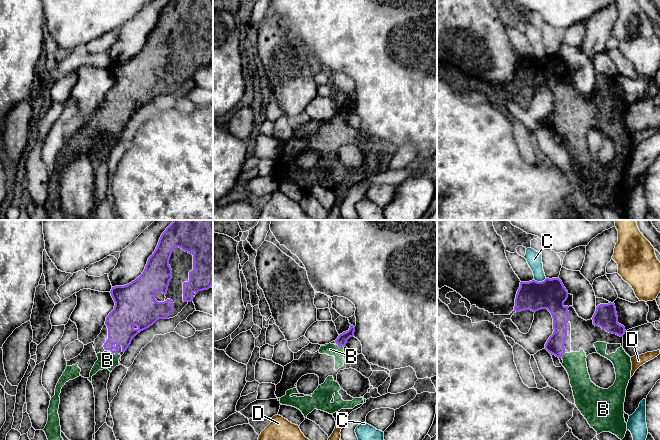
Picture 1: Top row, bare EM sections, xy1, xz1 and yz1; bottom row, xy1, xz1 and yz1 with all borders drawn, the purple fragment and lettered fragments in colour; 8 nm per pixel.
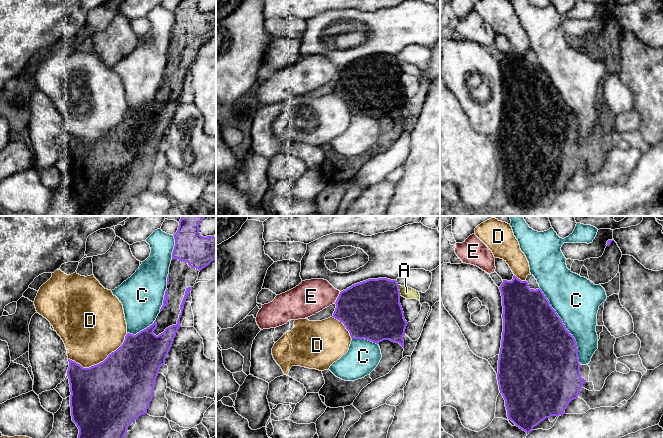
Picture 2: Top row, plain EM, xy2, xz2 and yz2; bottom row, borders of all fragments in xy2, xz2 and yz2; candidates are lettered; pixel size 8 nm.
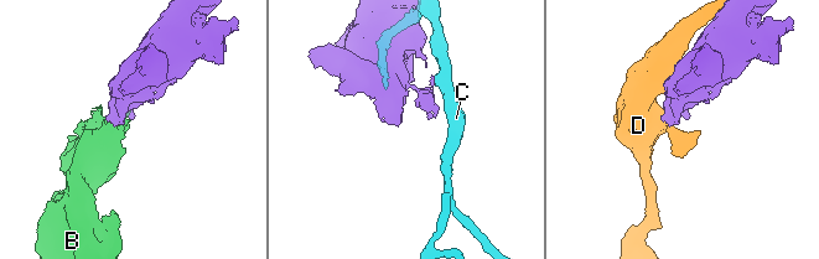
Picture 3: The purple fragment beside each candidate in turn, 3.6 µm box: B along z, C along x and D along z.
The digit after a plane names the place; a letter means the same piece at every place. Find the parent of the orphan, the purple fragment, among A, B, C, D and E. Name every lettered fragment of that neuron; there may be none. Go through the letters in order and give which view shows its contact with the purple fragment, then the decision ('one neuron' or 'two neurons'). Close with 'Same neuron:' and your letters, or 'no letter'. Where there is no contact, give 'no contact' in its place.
A: meets purple in xz2; two neurons
B: meets purple in xy1; one neuron
C: meets purple in yz2; two neurons
D: meets purple in xy2; two neurons
E: meets purple in xz2; two neurons
Same neuron: B

